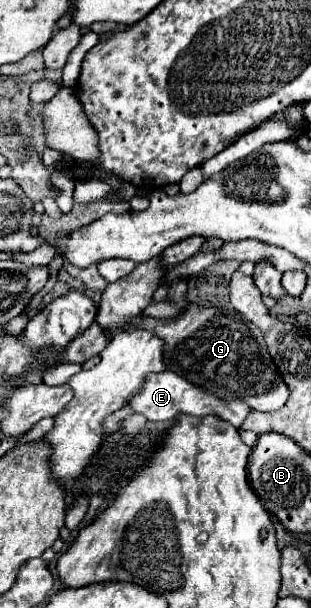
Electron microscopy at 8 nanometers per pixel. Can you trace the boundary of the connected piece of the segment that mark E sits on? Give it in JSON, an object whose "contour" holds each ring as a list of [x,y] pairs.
{"contour":[[[165,370],[165,372],[159,372],[159,374],[149,374],[145,384],[139,388],[137,394],[131,396],[131,400],[125,406],[133,408],[133,412],[137,412],[137,414],[143,414],[151,422],[167,422],[181,412],[191,414],[191,416],[217,414],[219,418],[231,422],[235,428],[239,428],[239,424],[249,414],[249,408],[243,402],[235,402],[235,400],[233,402],[217,402],[217,398],[213,394],[189,384],[185,378],[179,378],[171,370]]]}

